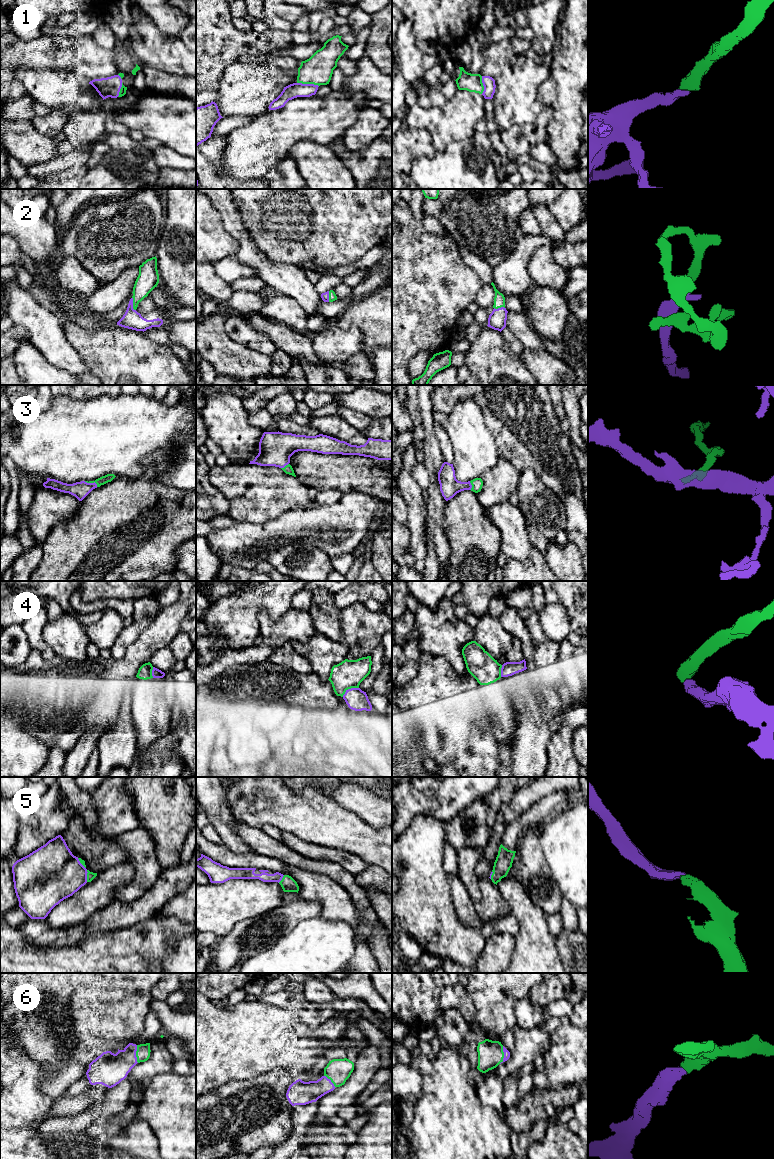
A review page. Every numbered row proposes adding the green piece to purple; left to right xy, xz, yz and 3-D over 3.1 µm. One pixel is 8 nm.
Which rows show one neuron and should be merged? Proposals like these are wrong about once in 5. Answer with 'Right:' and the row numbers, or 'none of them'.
Right: 1, 2, 3, 5, 6

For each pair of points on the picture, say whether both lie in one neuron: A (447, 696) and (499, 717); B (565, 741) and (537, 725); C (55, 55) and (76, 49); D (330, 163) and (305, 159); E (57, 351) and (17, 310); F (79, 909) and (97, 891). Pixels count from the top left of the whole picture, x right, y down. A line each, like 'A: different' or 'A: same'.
A: different
B: different
C: same
D: same
E: same
F: same

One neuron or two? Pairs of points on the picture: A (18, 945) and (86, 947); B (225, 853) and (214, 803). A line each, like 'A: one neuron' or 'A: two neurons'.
A: one neuron
B: two neurons

